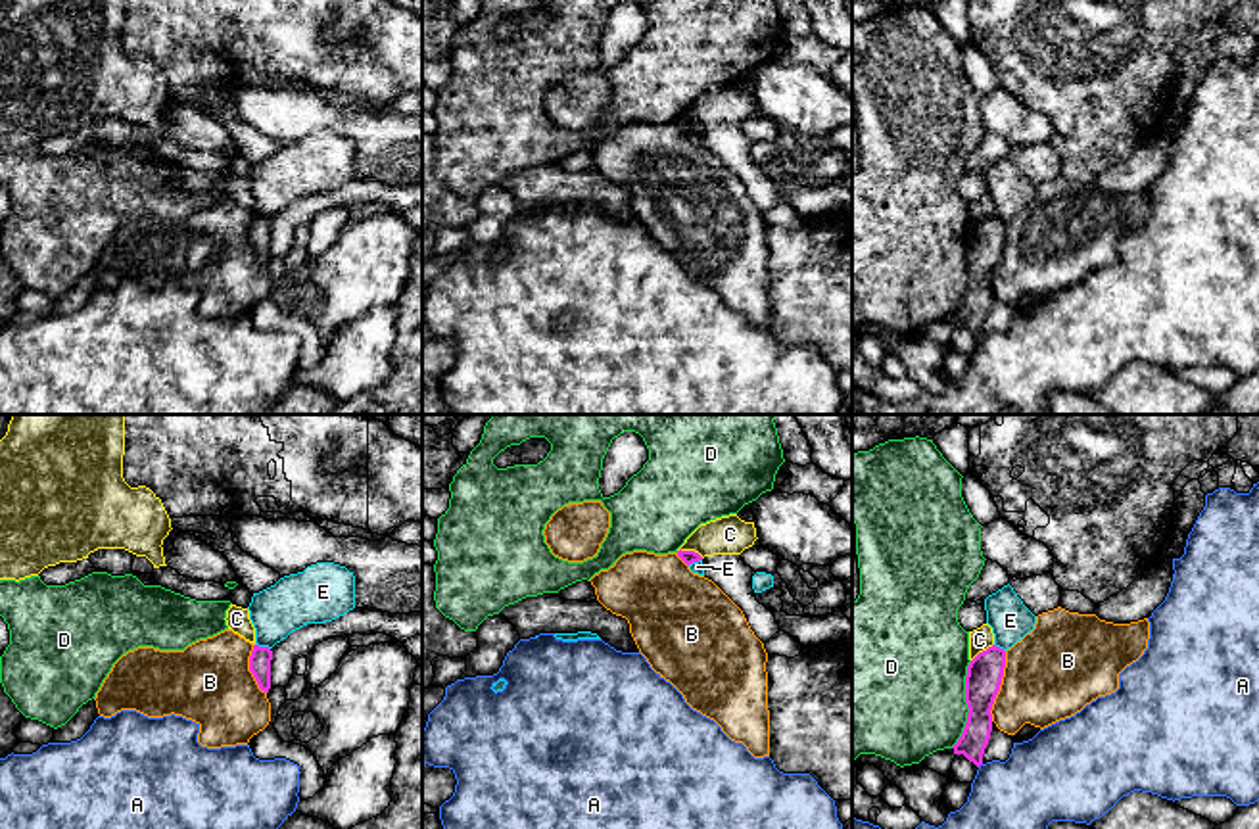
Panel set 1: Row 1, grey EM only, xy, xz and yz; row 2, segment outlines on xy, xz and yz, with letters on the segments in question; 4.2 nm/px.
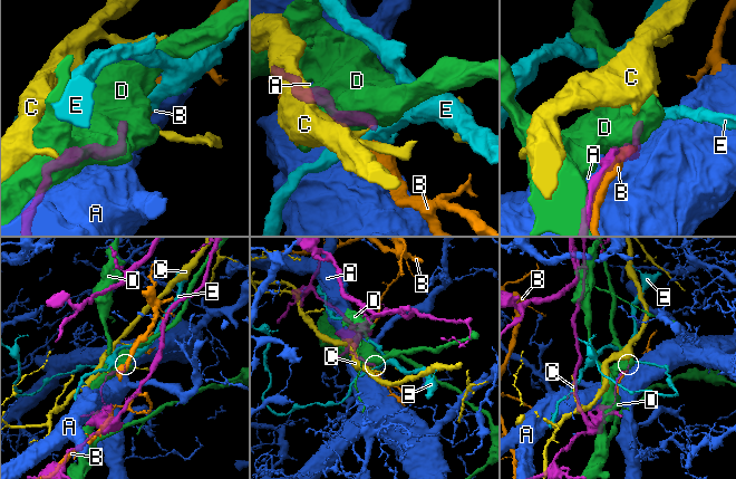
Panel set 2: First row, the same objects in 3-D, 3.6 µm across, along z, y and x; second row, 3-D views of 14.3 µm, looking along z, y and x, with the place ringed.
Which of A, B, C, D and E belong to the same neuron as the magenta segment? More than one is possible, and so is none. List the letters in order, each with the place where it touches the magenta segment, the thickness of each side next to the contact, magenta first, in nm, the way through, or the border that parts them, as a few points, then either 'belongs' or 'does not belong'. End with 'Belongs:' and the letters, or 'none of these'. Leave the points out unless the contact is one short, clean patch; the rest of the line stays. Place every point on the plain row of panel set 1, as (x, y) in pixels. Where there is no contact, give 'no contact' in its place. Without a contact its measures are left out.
A: contact yz (979, 334); calibres 120 and 340 nm; does not belong
B: contact yz (1000, 254); calibres 150 and 380 nm; does not belong
C: contact xz (691, 121); calibres 60 and 160 nm; border xz (678, 119), (693, 119), (703, 127); does not belong
D: contact yz (968, 275); calibres 150 and 480 nm; does not belong
E: contact xy (263, 217); calibres 100 and 220 nm; border xy (256, 213), (269, 219); does not belong
Belongs: none of these

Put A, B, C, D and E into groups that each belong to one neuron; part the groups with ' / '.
A / B / C / D / E

